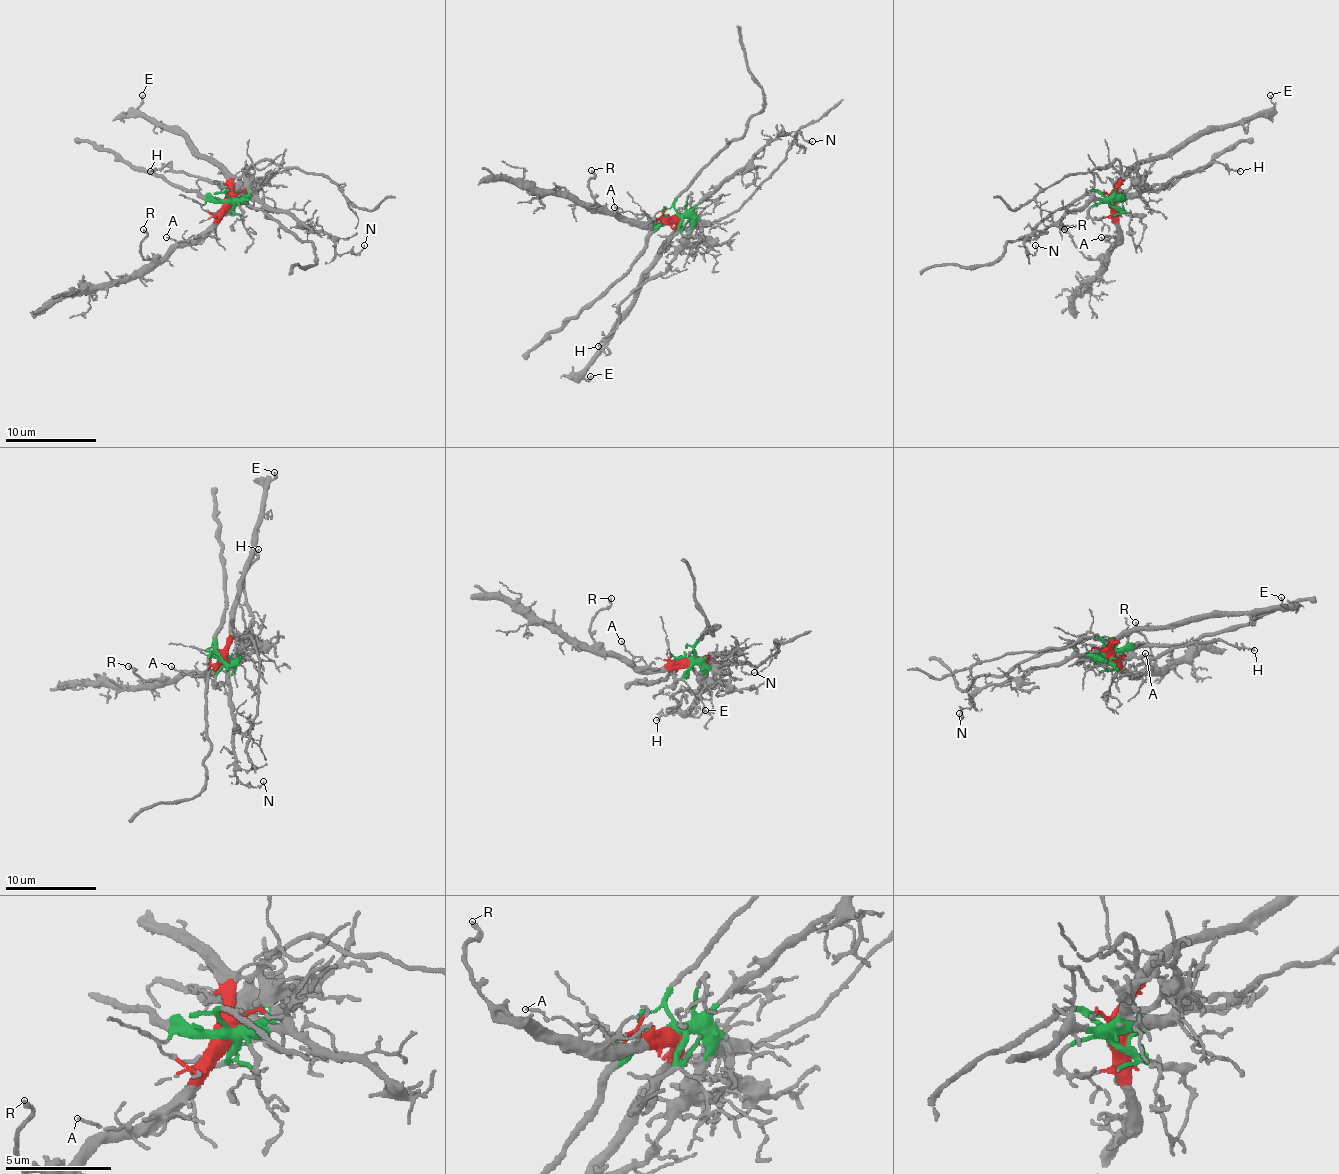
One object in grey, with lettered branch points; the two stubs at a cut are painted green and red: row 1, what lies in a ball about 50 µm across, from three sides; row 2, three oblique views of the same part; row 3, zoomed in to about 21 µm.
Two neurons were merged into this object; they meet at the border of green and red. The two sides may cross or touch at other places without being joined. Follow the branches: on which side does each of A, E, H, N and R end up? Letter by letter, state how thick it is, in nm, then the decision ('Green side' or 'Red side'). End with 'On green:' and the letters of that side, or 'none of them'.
A: Thickness 110 nm. Red side
E: Thickness 130 nm. Red side
H: Thickness 130 nm. Green side
N: Thickness 90 nm. Green side
R: Thickness 180 nm. Red side
On green: H, N

